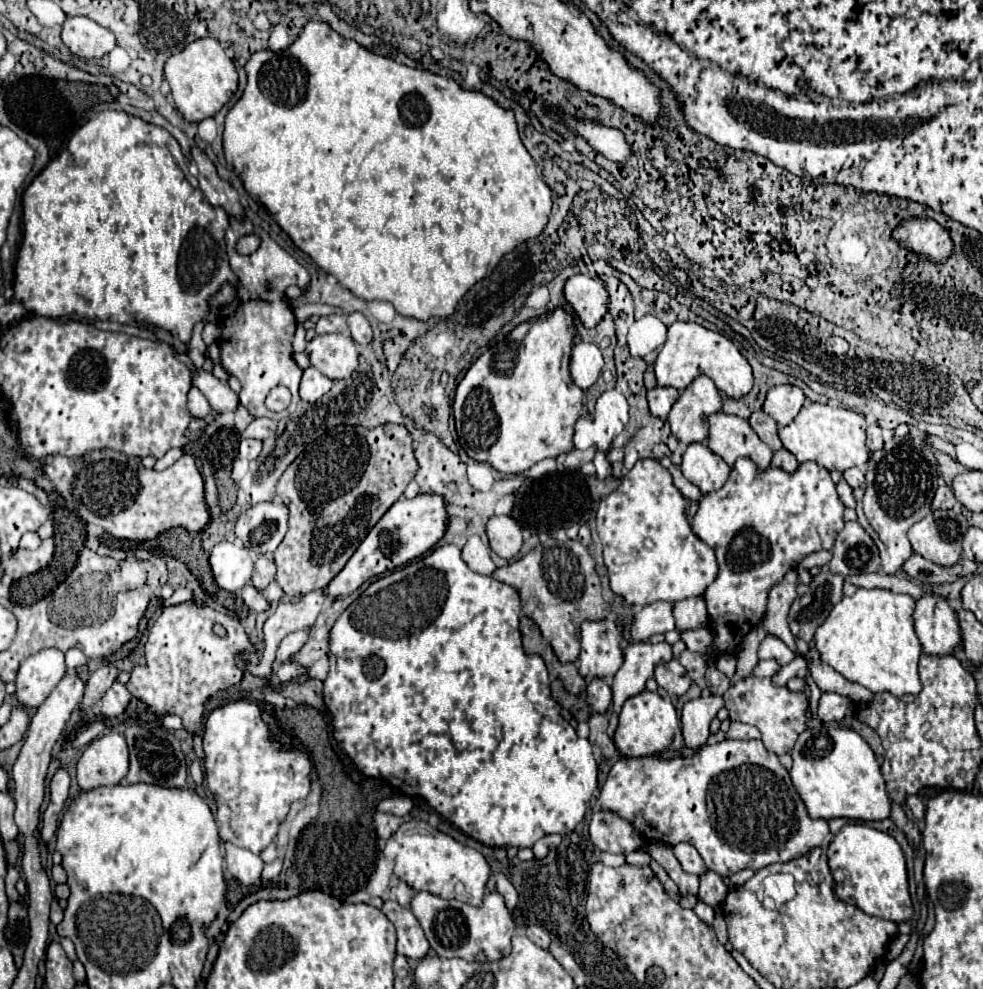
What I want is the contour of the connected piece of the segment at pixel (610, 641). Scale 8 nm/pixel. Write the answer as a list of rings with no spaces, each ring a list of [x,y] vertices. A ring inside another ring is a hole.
[[[609,619],[605,621],[585,621],[581,625],[581,655],[579,655],[579,673],[585,681],[591,679],[607,679],[617,673],[617,669],[623,663],[623,651],[621,651],[621,627]]]

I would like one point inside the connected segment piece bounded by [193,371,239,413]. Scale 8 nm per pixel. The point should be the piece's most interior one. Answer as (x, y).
(221, 397)

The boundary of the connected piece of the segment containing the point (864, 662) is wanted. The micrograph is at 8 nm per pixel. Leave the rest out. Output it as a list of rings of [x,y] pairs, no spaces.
[[[857,589],[853,597],[843,597],[827,617],[827,621],[815,633],[815,647],[821,653],[821,659],[839,671],[845,679],[867,687],[871,693],[891,693],[895,697],[901,695],[917,695],[921,691],[921,681],[917,673],[921,643],[915,635],[913,625],[915,599],[909,595],[899,595],[885,589]]]

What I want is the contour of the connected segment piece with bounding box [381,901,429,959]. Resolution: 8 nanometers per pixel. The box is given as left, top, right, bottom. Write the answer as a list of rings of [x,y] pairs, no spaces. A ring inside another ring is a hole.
[[[385,901],[381,907],[383,915],[395,925],[397,931],[397,953],[409,959],[423,959],[429,953],[429,943],[419,927],[419,921],[409,909],[403,909],[395,901]]]

